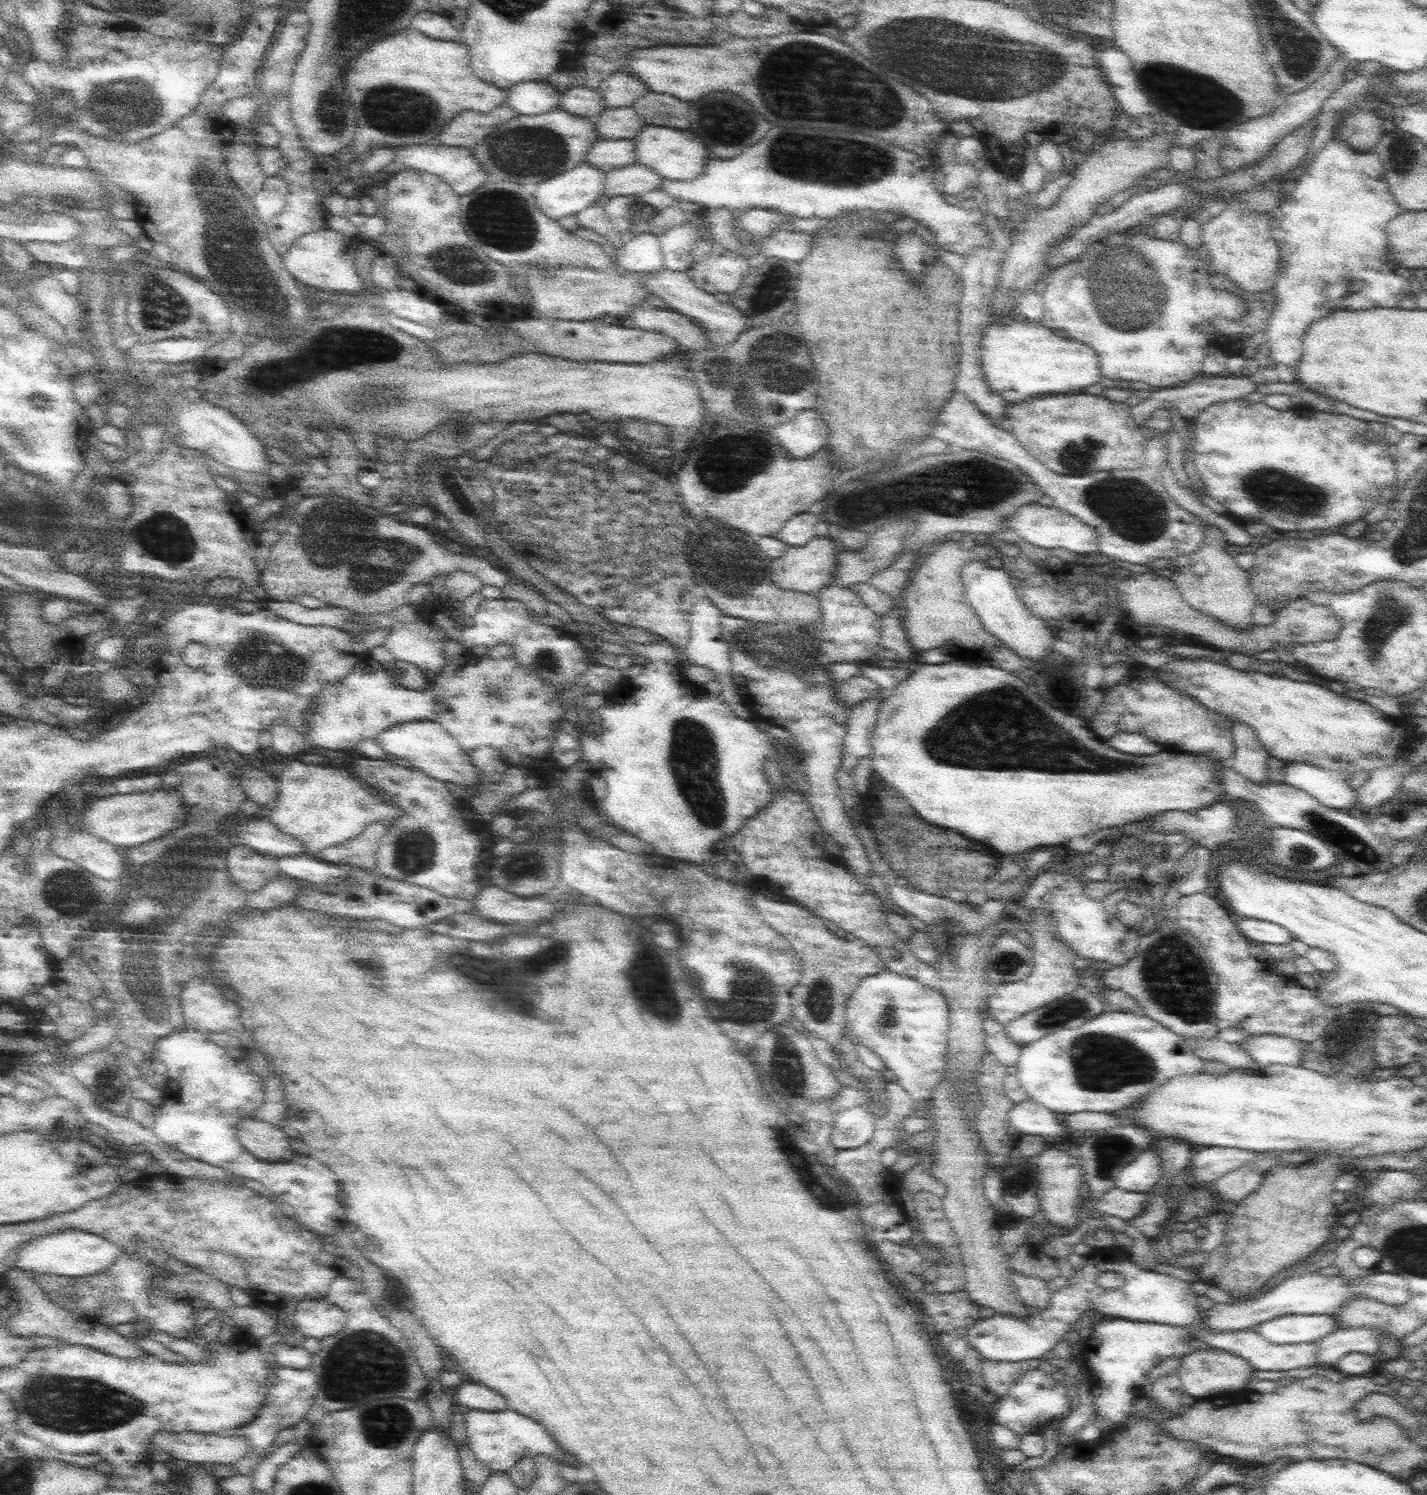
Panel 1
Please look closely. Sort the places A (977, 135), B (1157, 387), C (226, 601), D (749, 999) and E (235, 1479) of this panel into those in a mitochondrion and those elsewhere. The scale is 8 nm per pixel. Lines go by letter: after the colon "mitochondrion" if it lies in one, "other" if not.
A: other
B: other
C: other
D: mitochondrion
E: other

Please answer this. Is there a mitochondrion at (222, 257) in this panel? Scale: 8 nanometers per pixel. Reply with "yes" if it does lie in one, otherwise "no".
yes

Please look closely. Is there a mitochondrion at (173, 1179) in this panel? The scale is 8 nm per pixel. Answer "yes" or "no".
no

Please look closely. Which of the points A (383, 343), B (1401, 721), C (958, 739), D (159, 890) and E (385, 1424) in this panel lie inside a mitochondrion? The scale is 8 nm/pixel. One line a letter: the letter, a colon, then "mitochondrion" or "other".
A: mitochondrion
B: other
C: mitochondrion
D: mitochondrion
E: mitochondrion

